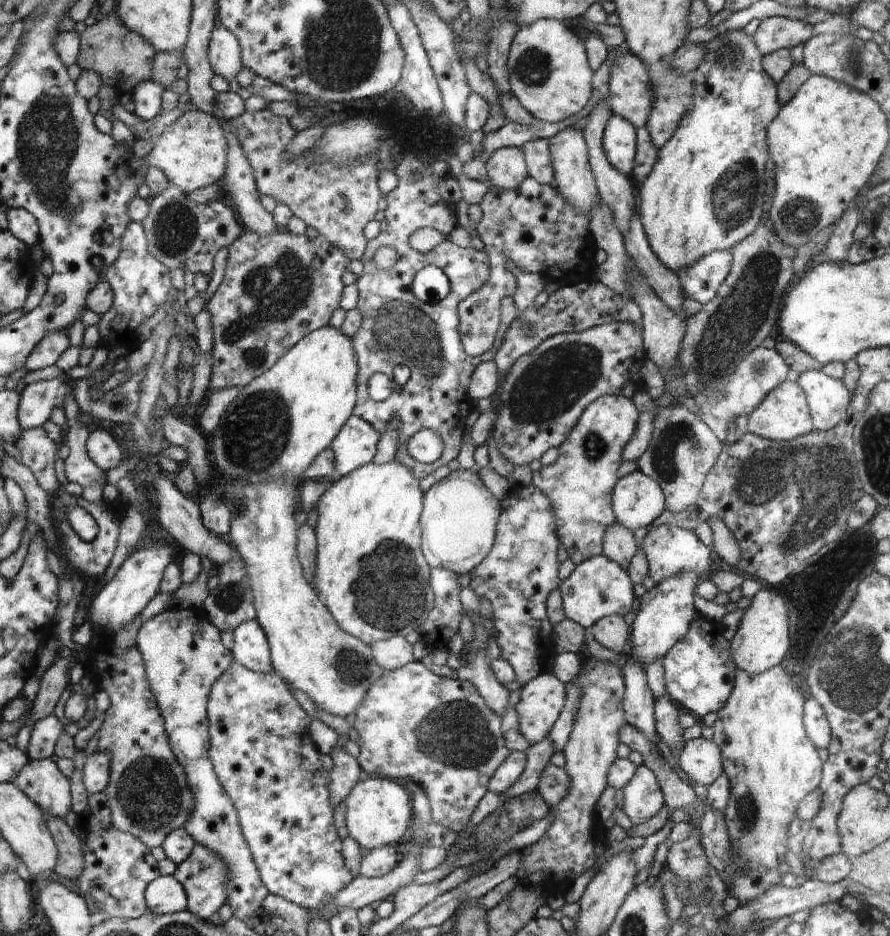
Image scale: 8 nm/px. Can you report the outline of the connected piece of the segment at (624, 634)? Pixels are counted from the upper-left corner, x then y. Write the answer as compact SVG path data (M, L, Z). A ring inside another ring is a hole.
M618 614L608 615L592 625L594 638L608 650L617 653L627 651L630 639L629 626L623 616Z

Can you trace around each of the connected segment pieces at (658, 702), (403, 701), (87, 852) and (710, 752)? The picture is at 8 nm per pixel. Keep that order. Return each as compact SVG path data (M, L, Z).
M667 694L655 700L654 720L657 734L670 748L683 741L684 729L678 721L679 715L678 708L674 707L673 700Z
M421 661L408 662L398 670L382 670L382 676L368 688L355 715L353 726L358 732L360 768L370 776L411 778L419 788L424 788L432 822L454 832L460 832L470 822L472 812L488 790L492 775L511 752L504 744L502 717L488 708L474 684L435 675Z
M105 790L89 794L88 804L79 815L76 828L80 832L78 838L84 856L82 872L75 882L80 895L96 900L110 918L140 918L147 909L146 887L160 876L158 861L152 855L151 848L132 834L112 826L112 814Z
M698 737L684 744L678 758L680 768L686 772L690 782L709 787L722 773L722 755L714 741Z

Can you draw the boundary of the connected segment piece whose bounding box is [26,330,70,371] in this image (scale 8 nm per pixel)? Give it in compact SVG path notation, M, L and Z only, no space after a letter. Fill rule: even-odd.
M56 330L56 332L46 334L46 338L41 340L32 354L28 356L26 369L38 370L55 364L69 347L70 340L67 331Z

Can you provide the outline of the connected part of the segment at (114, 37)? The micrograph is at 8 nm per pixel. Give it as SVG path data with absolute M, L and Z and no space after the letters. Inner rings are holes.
M116 10L105 15L103 19L95 24L85 26L84 30L79 33L79 40L80 46L76 64L83 71L92 70L92 72L98 73L98 76L101 77L102 85L113 88L119 98L134 96L134 88L137 88L137 85L142 83L142 80L154 80L154 68L158 68L158 49L155 49L153 44L150 44L150 41L146 40L140 33L127 29L124 22L118 18Z

